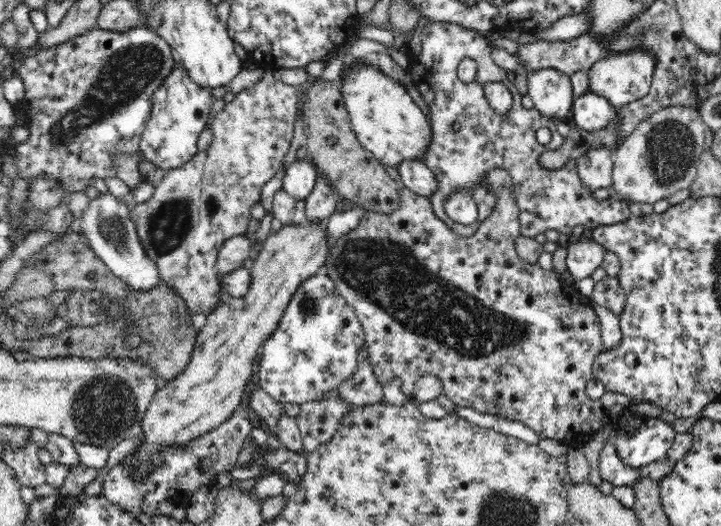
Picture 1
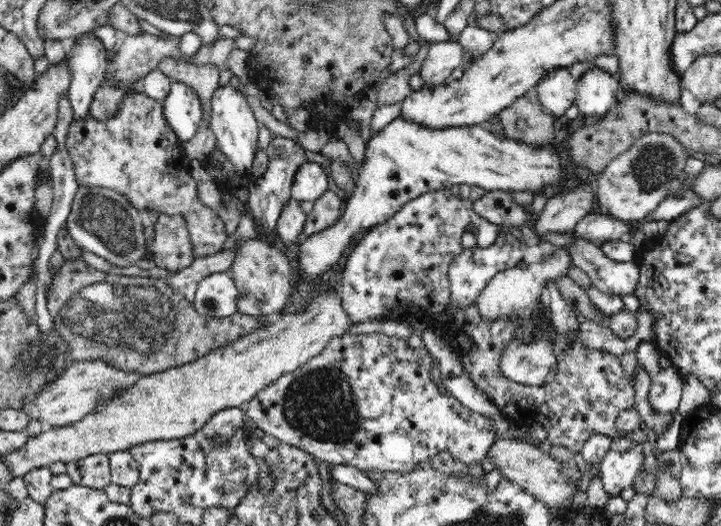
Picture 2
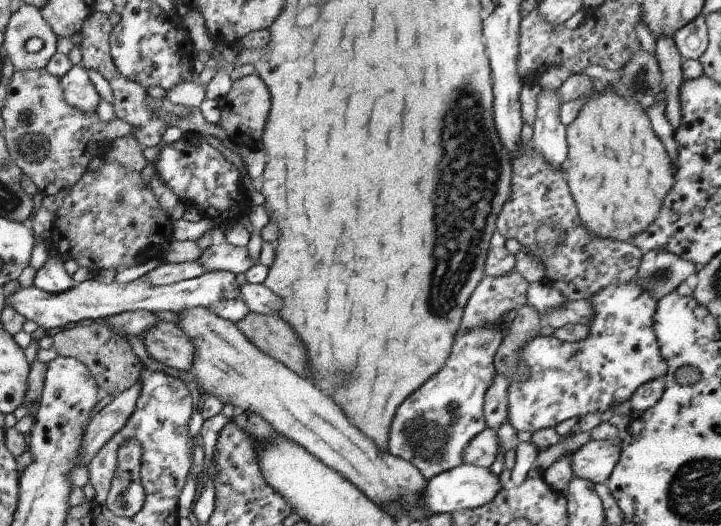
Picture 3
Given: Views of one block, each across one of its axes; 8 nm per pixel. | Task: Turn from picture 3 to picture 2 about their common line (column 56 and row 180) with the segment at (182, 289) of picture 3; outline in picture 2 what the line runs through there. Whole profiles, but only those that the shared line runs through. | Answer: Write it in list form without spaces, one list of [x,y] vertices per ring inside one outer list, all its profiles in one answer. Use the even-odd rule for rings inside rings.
[[[306,161],[296,171],[291,188],[291,197],[297,201],[319,199],[328,191],[328,176],[322,165]]]

